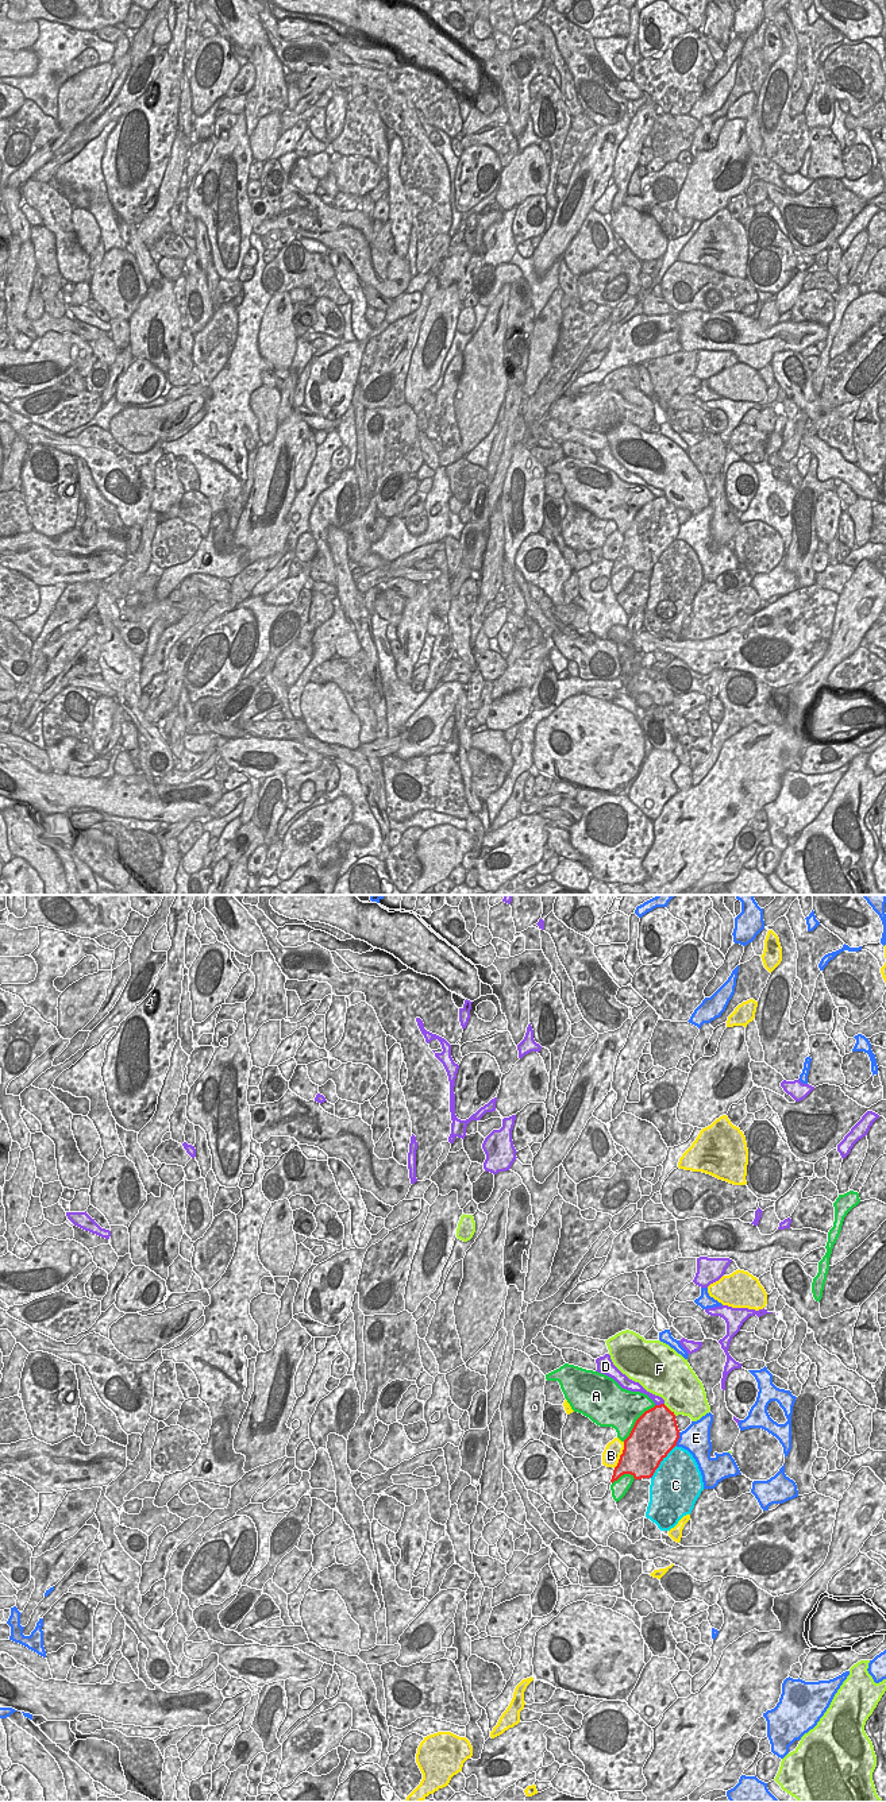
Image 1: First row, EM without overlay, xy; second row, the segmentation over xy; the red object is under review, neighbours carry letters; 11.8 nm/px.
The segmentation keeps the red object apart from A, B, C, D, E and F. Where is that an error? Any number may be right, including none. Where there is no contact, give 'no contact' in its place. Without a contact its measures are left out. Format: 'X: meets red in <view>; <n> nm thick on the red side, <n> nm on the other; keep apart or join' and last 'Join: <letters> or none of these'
A: meets red in xy; 500 nm thick on the red side, 480 nm on the other; keep apart
B: meets red in xy; 460 nm thick on the red side, 220 nm on the other; keep apart
C: meets red in xy; 500 nm thick on the red side, 500 nm on the other; keep apart
D: meets red in xy; 420 nm thick on the red side, 100 nm on the other; keep apart
E: meets red in xy; 480 nm thick on the red side, 340 nm on the other; keep apart
F: meets red in xy; 460 nm thick on the red side, 480 nm on the other; keep apart
Join: none of these

